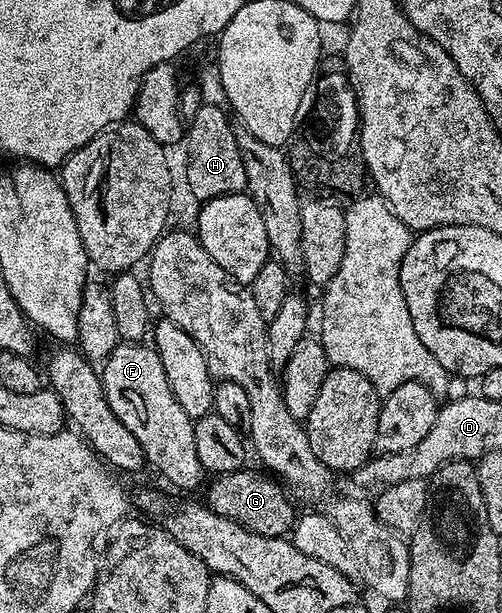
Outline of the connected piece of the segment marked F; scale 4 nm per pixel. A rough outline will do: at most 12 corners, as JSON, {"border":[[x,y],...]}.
{"border":[[121,342],[100,384],[176,488],[206,473],[155,347]]}

